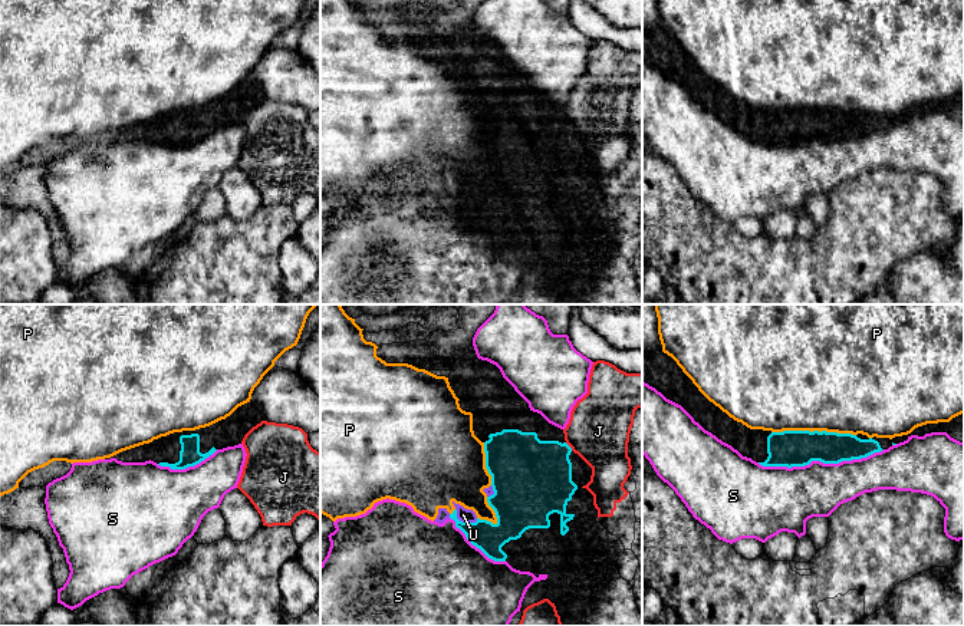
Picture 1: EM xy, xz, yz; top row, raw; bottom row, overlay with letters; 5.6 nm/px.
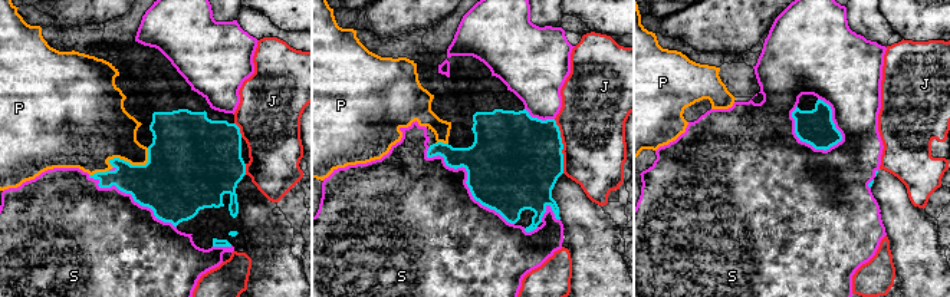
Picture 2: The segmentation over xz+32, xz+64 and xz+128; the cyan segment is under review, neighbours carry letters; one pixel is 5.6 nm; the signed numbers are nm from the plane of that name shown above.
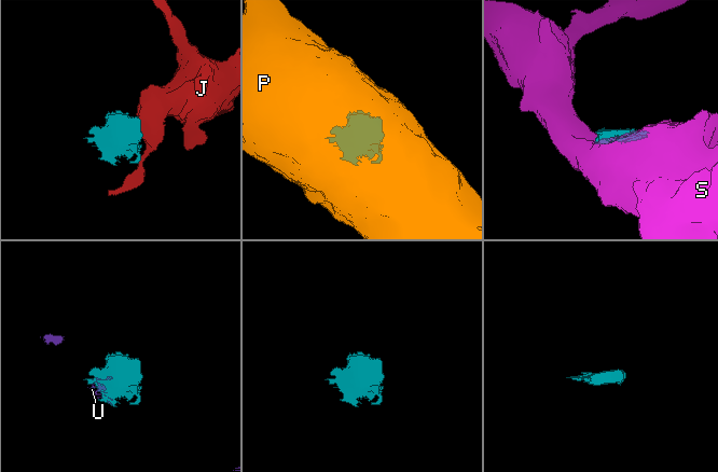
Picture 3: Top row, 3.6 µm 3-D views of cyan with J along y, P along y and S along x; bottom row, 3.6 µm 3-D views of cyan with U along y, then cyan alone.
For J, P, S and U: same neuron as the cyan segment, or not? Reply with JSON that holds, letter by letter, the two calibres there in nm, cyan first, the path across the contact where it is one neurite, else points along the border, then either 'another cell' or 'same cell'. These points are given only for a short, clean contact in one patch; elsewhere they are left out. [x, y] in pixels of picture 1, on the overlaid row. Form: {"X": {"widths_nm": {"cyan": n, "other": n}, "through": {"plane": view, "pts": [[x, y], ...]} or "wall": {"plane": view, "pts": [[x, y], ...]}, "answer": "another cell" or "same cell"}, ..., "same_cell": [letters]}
{"J": {"widths_nm": {"cyan": 400, "other": 340}, "wall": {"plane": "xz", "pts": [[565, 442], [572, 450]]}, "answer": "another cell"}, "P": {"widths_nm": {"cyan": 200, "other": 500}, "answer": "another cell"}, "S": {"widths_nm": {"cyan": 200, "other": 320}, "answer": "another cell"}, "U": {"widths_nm": {"cyan": 170, "other": 80}, "answer": "another cell"}, "same_cell": []}

